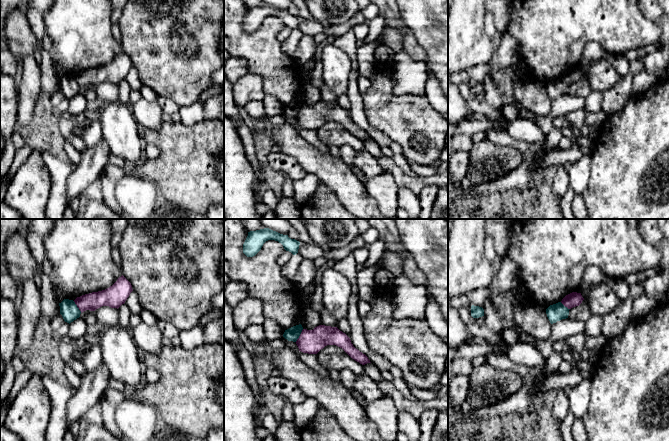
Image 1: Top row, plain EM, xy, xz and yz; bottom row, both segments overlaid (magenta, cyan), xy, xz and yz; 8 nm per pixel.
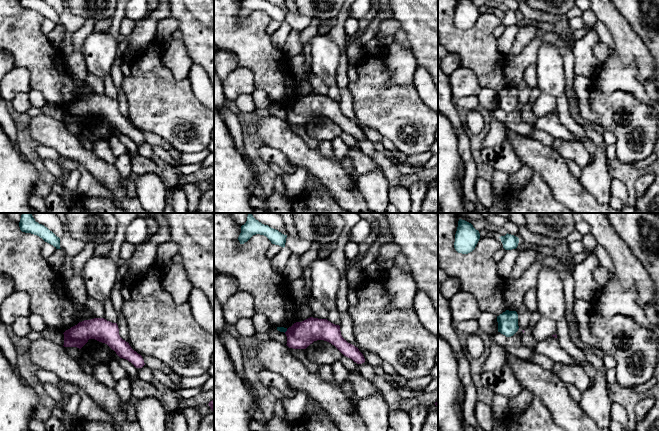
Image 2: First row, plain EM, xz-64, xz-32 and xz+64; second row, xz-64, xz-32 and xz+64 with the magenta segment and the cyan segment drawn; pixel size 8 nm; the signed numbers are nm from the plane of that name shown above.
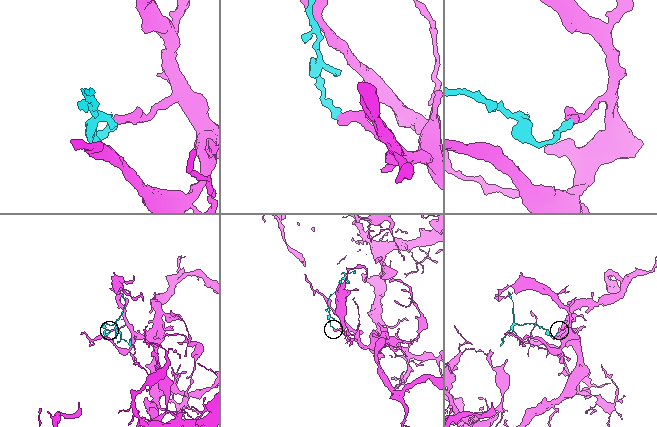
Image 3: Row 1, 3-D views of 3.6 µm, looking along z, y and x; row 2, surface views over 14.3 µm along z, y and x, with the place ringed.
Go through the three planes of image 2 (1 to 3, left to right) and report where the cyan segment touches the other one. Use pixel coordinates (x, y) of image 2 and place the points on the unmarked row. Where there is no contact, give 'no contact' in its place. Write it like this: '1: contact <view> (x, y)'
1: no contact
2: contact xz-32 (286, 107)
3: no contact

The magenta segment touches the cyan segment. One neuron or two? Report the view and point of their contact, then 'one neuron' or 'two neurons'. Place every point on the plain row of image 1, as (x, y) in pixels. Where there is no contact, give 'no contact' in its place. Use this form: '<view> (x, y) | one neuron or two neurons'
xz (300, 111) | two neurons

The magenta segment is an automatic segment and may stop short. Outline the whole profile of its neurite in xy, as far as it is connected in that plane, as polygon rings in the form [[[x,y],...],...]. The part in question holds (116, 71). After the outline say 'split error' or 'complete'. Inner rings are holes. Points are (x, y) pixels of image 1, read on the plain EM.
[[[122,51],[109,64],[77,73],[74,78],[82,88],[95,87],[102,82],[119,84],[133,67],[131,59]]]; complete

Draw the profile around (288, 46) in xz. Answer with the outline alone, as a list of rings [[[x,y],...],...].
[[[299,29],[292,31],[289,37],[281,43],[282,51],[286,55],[293,57],[303,35]]]

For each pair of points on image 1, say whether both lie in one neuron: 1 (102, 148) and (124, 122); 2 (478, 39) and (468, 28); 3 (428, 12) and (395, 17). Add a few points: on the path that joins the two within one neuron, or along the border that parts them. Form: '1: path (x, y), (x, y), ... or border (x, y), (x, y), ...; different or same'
1: border (104, 139), (111, 152); different
2: path (475, 36), (470, 31); same
3: border (398, 10), (401, 19), (414, 36); different

